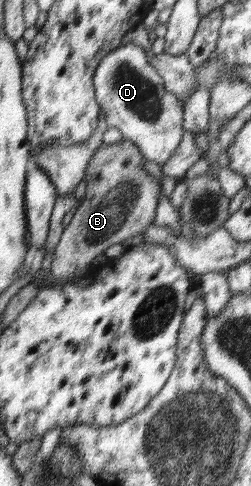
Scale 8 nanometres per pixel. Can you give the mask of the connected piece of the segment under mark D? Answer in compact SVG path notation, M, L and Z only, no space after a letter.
M126 40L119 48L102 57L92 75L92 80L95 88L95 99L100 110L106 112L104 115L107 128L120 129L124 141L136 145L146 161L150 160L150 162L156 162L162 166L170 160L184 136L185 130L182 128L183 106L179 104L176 95L166 91L163 78L159 76L150 63L150 55L144 51L144 48Z

